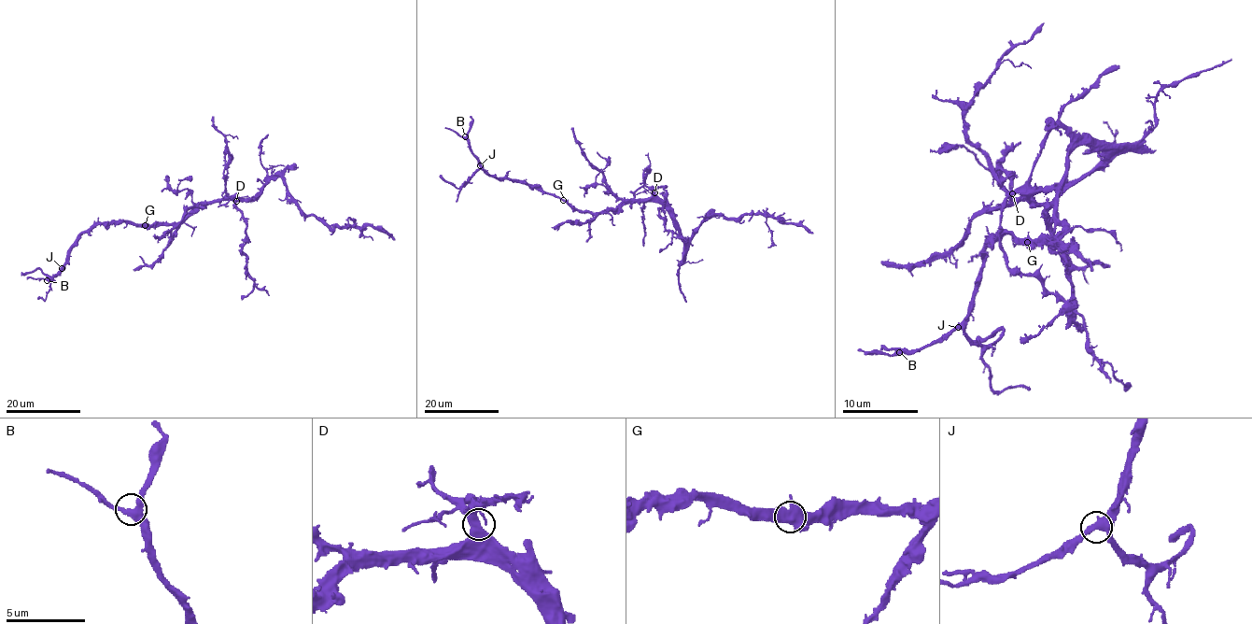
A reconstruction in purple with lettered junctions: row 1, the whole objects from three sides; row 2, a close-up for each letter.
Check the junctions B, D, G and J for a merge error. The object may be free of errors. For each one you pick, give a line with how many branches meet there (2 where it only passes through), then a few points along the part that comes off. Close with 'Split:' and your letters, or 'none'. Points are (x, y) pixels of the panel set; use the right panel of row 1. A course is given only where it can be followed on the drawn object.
Split: none

